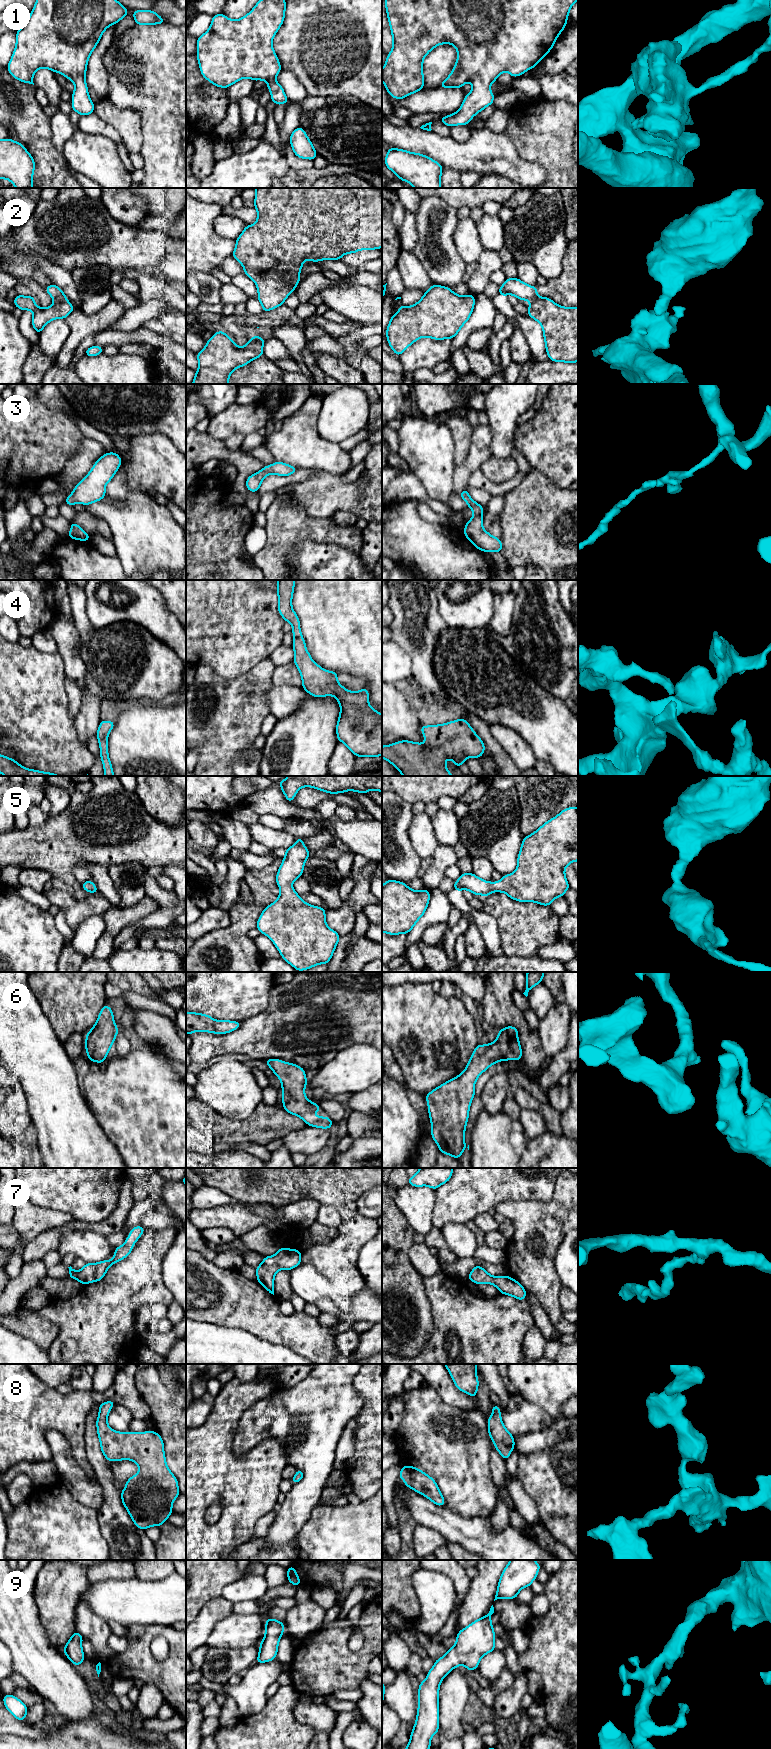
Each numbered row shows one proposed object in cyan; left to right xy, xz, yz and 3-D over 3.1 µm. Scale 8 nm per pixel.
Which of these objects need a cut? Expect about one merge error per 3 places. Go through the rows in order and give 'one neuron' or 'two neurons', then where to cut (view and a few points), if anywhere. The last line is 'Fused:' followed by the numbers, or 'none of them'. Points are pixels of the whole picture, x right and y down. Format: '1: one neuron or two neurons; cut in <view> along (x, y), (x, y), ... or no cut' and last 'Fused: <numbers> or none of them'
1: one neuron; no cut
2: two neurons; cut in xy along (66, 299), (54, 301)
3: one neuron; no cut
4: one neuron; no cut
5: one neuron; no cut
6: one neuron; no cut
7: one neuron; no cut
8: one neuron; no cut
9: one neuron; no cut
Fused: 2

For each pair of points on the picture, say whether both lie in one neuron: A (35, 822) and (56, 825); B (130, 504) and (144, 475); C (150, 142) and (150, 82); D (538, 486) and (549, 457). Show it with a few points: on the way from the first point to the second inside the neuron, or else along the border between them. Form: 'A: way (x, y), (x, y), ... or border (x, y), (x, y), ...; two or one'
A: border (49, 816), (39, 828), (29, 827); two
B: border (149, 492), (129, 489), (124, 497), (117, 500); two
C: way (150, 127), (150, 97); one
D: border (534, 469), (541, 472), (553, 484), (561, 488); two

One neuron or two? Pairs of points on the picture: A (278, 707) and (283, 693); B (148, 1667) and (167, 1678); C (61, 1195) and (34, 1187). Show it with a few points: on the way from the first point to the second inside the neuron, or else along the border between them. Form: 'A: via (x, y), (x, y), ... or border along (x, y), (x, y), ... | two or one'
A: via (281, 704), (283, 696) | one
B: via (153, 1672), (162, 1675) | one
C: via (54, 1188), (41, 1187) | one

